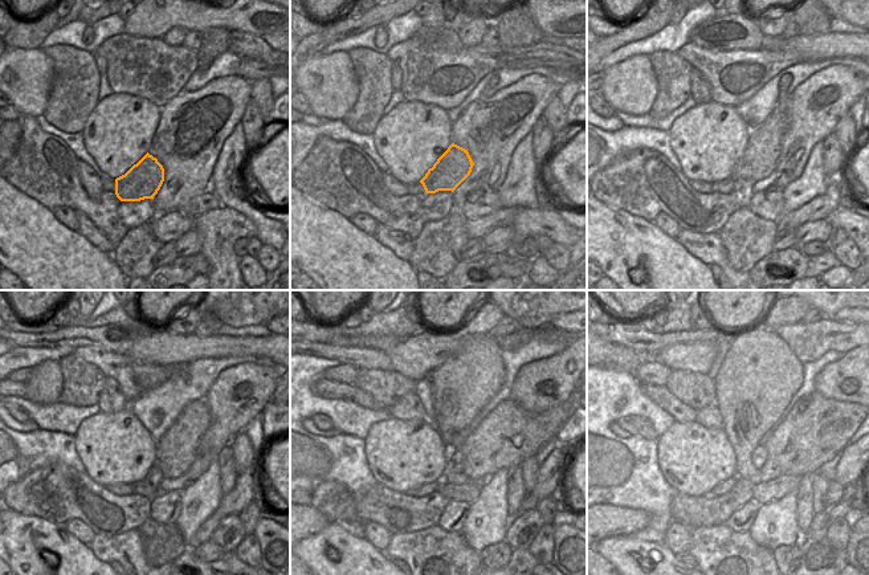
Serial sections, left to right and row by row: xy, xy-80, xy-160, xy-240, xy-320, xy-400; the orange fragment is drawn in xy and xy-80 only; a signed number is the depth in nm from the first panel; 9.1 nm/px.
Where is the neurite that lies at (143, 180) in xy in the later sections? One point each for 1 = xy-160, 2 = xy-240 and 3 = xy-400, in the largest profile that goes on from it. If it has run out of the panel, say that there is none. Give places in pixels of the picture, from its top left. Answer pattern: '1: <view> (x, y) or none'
1: xy-160 (759, 158)
2: xy-240 (175, 451)
3: xy-400 (816, 428)

